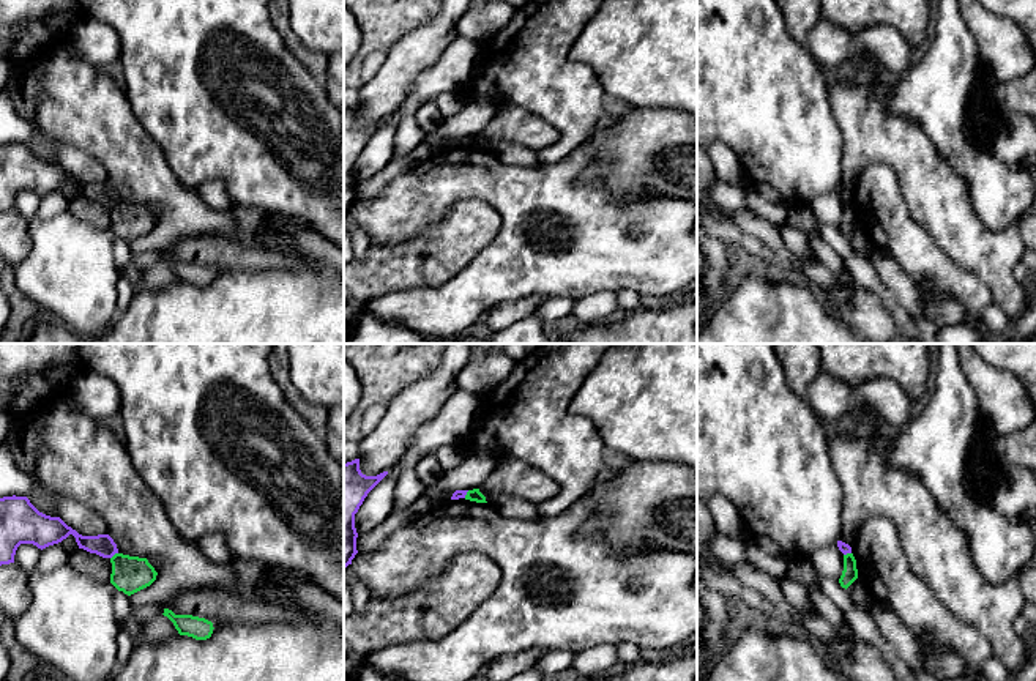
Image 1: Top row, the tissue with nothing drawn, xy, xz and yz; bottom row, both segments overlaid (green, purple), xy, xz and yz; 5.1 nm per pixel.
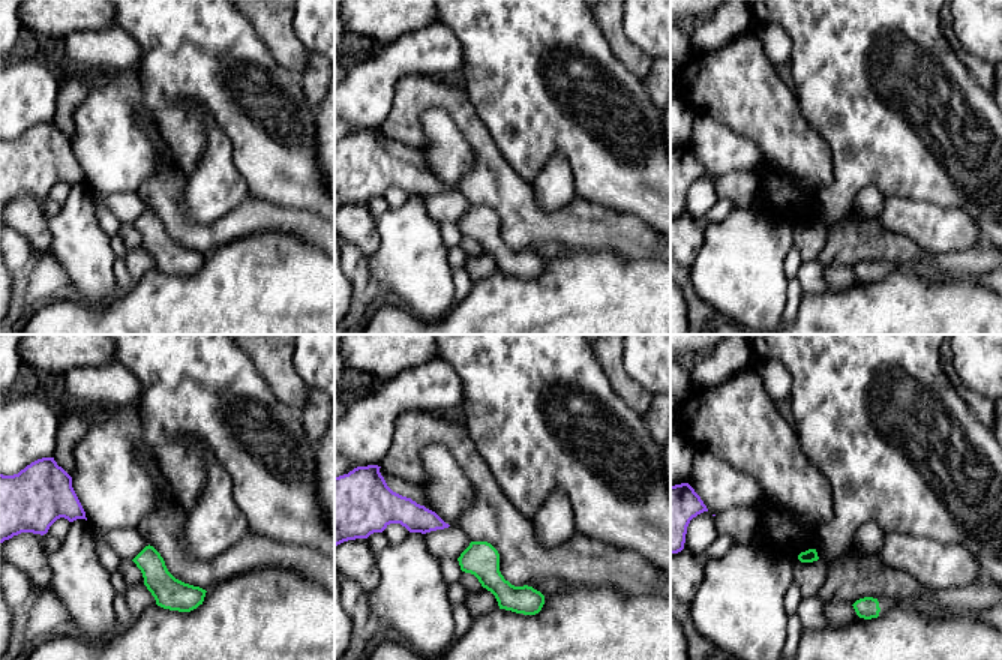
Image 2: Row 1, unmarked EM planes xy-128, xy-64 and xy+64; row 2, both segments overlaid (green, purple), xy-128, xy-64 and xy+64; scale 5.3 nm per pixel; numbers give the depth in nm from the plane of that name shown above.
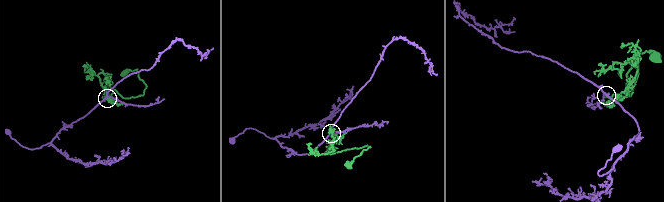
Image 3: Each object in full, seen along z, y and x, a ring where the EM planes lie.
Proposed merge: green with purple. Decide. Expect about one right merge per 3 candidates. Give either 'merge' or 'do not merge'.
do not merge

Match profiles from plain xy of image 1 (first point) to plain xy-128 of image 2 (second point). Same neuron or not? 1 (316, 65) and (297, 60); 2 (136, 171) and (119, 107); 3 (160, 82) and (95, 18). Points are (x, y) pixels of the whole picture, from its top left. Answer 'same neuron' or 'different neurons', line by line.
1: same neuron
2: different neurons
3: different neurons

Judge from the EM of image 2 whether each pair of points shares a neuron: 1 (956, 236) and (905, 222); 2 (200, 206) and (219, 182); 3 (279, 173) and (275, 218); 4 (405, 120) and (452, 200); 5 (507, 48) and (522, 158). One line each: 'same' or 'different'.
1: same
2: same
3: different
4: different
5: same

